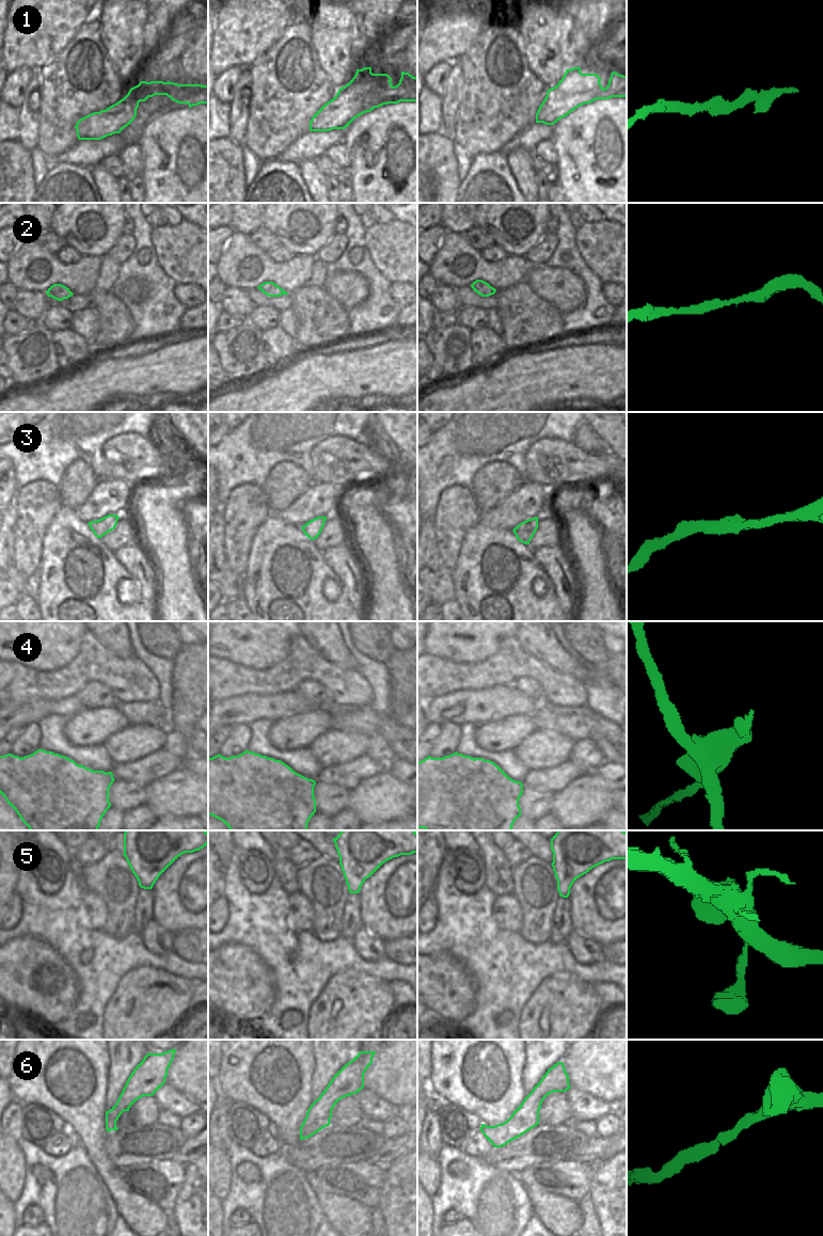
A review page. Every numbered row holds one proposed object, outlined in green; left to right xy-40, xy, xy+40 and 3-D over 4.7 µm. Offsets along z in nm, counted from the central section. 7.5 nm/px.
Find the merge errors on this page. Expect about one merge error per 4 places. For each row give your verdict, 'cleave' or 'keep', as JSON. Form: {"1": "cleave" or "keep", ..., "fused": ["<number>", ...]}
{"1": "cleave", "2": "keep", "3": "keep", "4": "cleave", "5": "keep", "6": "keep", "fused": ["1", "4"]}

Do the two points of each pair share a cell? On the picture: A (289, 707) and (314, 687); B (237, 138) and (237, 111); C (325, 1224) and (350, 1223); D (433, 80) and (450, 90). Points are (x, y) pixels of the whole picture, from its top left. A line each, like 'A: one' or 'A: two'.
A: two
B: one
C: two
D: two

